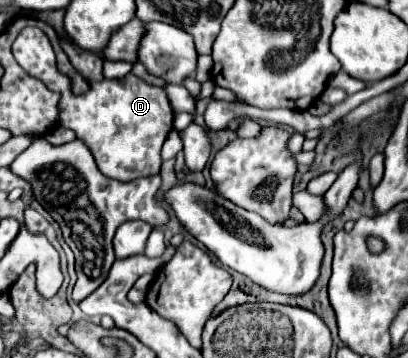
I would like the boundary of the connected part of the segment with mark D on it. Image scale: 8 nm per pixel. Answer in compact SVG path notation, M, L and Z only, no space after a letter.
M127 74L121 80L101 80L93 82L91 90L83 96L63 96L59 104L59 126L71 128L77 138L81 138L93 152L99 170L113 180L131 182L135 178L143 178L149 174L157 174L161 168L161 146L173 128L173 110L165 96L165 92L157 86L145 84L141 78Z

